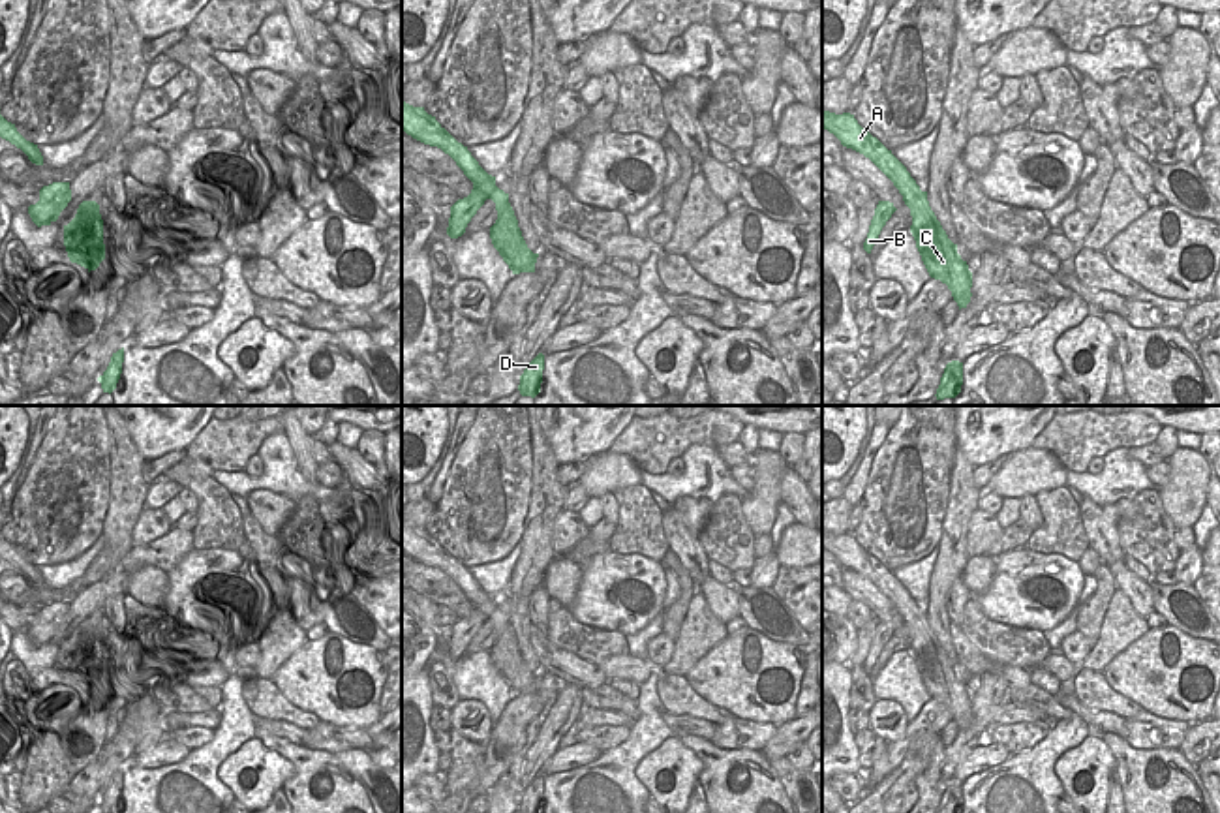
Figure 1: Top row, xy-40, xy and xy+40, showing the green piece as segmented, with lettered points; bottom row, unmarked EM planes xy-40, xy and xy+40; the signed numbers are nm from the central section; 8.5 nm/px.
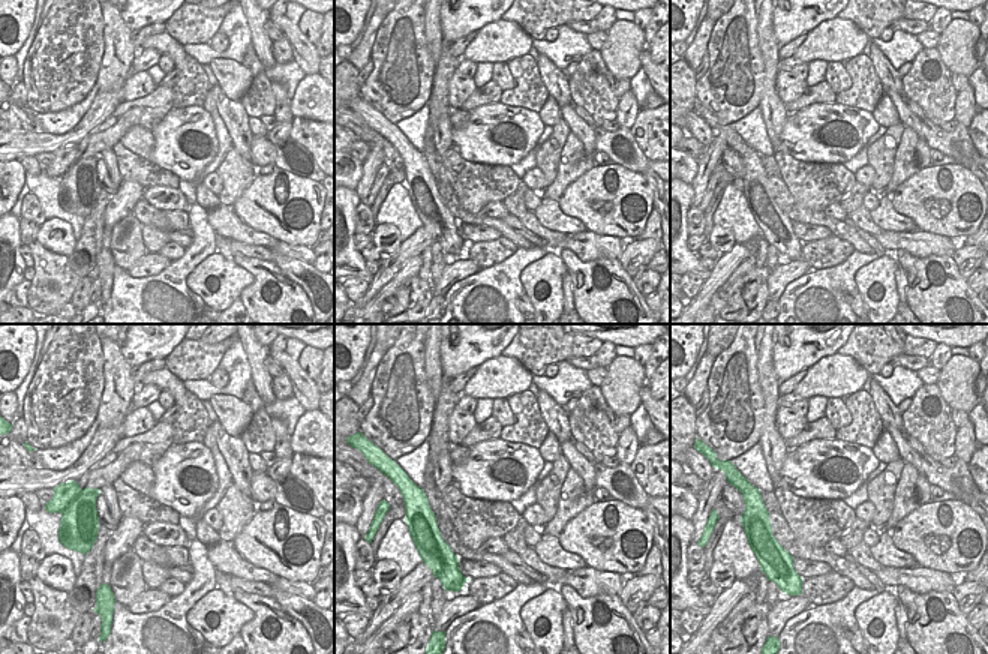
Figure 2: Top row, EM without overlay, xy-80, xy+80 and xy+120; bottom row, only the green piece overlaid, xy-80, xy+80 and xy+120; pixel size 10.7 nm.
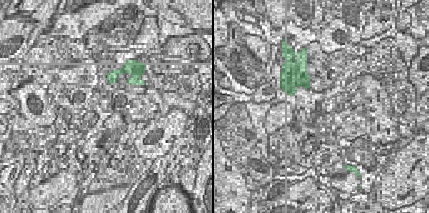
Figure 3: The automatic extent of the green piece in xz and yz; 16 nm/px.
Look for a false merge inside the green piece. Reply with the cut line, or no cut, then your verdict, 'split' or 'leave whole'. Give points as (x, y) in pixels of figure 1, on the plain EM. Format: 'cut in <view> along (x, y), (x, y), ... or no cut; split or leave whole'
cut in xy along (473, 605), (490, 618); split

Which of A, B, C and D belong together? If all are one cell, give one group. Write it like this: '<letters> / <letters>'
A C / B D

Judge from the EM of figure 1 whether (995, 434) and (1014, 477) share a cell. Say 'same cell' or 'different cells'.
different cells

